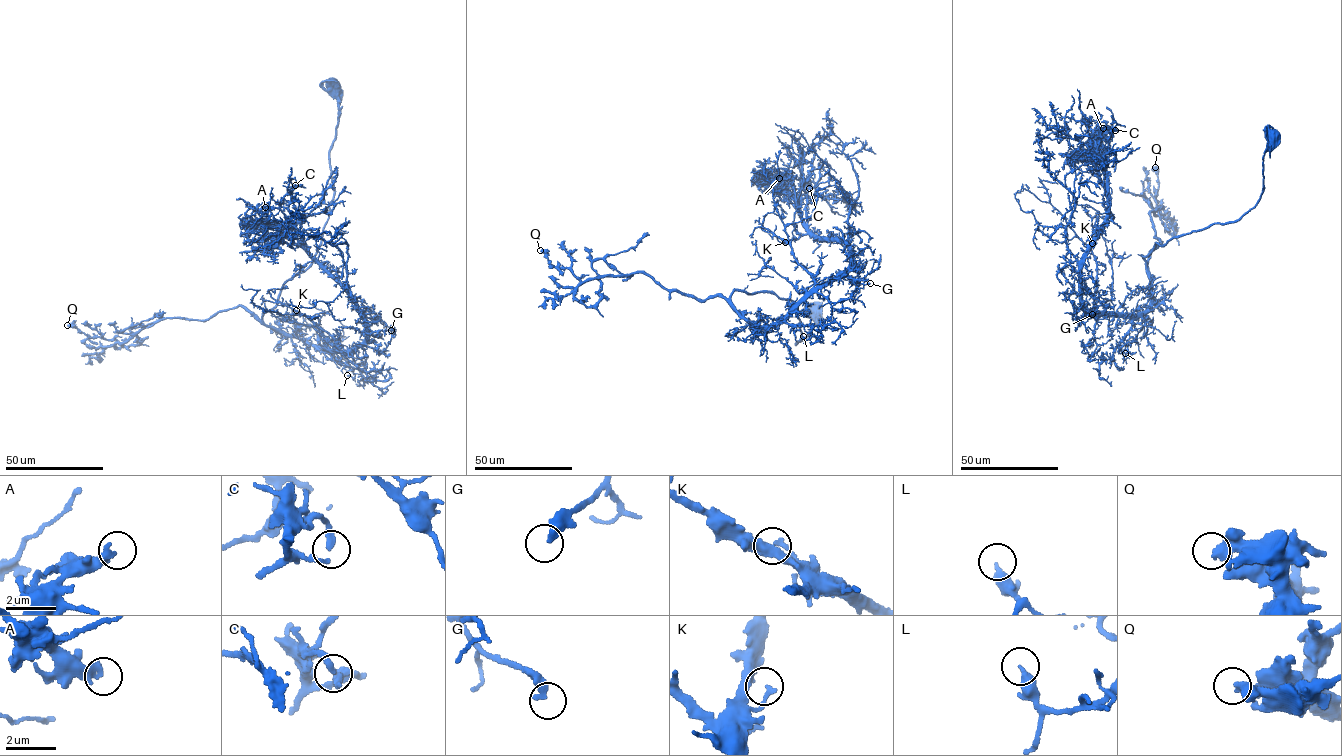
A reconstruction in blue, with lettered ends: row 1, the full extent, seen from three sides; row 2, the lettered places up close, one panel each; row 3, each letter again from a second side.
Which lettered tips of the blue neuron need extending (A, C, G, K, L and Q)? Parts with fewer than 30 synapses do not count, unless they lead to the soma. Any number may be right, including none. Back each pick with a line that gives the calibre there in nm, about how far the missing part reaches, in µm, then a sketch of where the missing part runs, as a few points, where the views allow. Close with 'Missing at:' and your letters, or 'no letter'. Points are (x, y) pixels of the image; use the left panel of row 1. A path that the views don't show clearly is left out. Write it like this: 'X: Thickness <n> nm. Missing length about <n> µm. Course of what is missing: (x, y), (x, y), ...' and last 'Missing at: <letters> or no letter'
Missing at: no letter

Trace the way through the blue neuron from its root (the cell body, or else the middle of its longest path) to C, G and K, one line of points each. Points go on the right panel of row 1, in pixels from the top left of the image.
C: (1273, 137), (1258, 202), (1156, 242), (1148, 308), (1116, 317), (1084, 306), (1081, 276), (1115, 130)
G: (1273, 137), (1257, 204), (1142, 255), (1146, 311), (1110, 317), (1084, 306), (1082, 292), (1101, 303), (1092, 314)
K: (1273, 137), (1253, 208), (1142, 255), (1146, 311), (1095, 308), (1092, 243)

